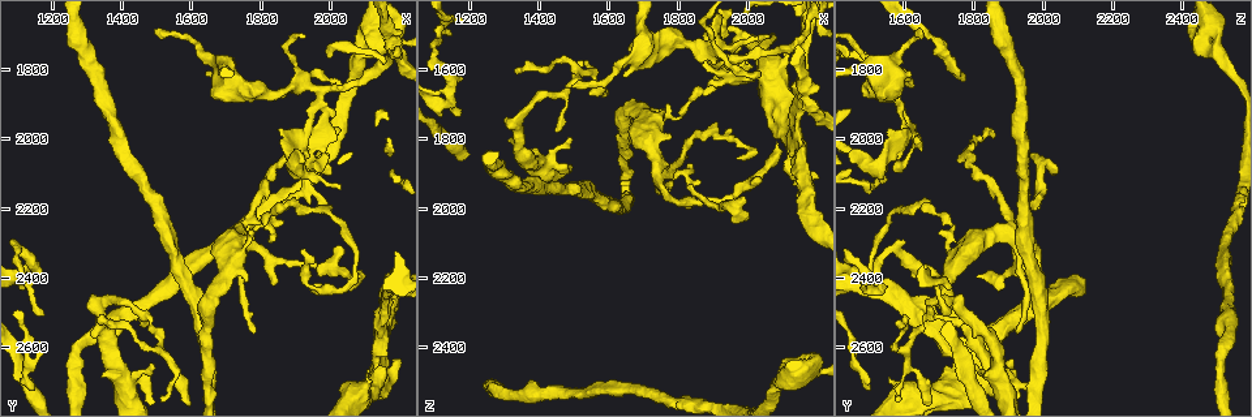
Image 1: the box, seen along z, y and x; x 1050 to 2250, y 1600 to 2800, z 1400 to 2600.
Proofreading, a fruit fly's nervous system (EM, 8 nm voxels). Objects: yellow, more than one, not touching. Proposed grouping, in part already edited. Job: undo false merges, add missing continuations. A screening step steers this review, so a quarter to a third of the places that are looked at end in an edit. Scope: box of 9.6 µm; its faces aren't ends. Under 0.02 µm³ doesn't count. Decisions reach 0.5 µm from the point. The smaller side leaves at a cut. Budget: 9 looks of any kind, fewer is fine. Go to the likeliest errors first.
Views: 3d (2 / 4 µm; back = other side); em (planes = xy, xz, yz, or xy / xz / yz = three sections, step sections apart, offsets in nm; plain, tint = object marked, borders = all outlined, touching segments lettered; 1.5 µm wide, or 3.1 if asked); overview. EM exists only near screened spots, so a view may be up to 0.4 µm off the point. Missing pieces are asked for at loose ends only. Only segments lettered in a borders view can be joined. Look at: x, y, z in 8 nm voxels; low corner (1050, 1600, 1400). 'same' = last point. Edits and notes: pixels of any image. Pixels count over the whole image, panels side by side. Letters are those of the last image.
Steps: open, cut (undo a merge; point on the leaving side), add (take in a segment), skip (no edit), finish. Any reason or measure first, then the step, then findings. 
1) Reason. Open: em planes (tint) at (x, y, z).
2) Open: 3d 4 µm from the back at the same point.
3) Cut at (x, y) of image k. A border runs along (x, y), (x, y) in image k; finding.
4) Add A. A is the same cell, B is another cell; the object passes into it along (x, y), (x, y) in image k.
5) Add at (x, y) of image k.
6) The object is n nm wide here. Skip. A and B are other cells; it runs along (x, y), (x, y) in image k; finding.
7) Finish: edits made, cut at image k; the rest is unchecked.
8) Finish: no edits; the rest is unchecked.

Sharp bend. Open: 3d 4 µm from the back at (1930, 1990, 1600).

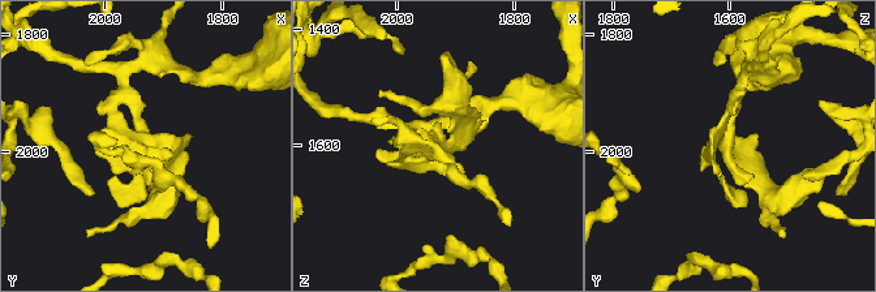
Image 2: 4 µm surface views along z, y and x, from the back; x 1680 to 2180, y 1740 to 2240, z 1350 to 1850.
Open: em planes (borders) at (1930, 1995, 1605).

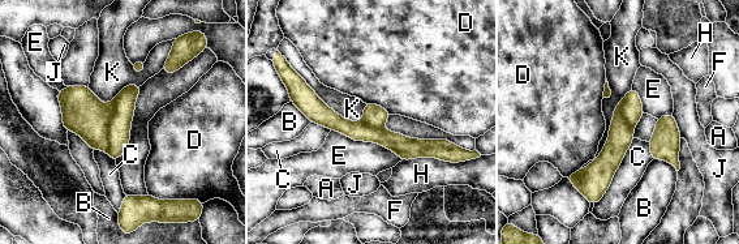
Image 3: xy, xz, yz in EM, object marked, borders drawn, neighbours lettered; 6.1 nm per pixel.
The object is 150 nm wide here. Skip. A, B, C, D, E, F, H, J and K are other cells; a border runs along (365, 102), (373, 102), (391, 114) in image 3; one neuron here.

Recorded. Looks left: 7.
An open end. Open: em planes (borders) at (2090, 2390, 1810).

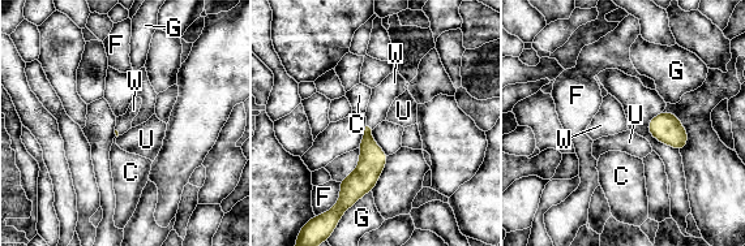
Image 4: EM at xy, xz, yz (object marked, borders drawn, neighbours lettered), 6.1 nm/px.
Add W. W is the same cell, C, F, G and U are other cells; the object passes into it along (372, 159), (368, 126), (382, 96) in image 4; it goes on there.

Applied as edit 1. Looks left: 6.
See it whole again. Open: overview.

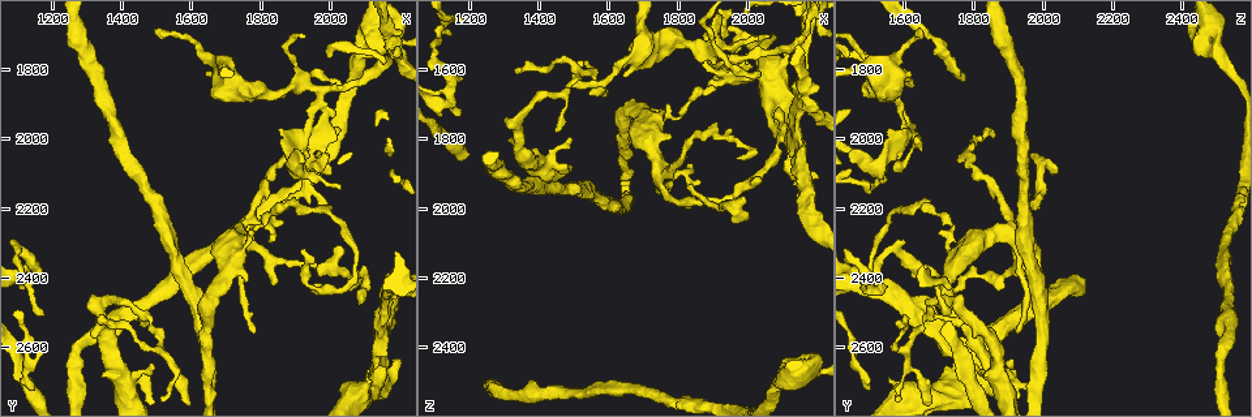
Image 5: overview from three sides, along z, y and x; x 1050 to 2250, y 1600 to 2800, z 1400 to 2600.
An open end. Open: em planes (tint) at (1450, 2520, 1780).

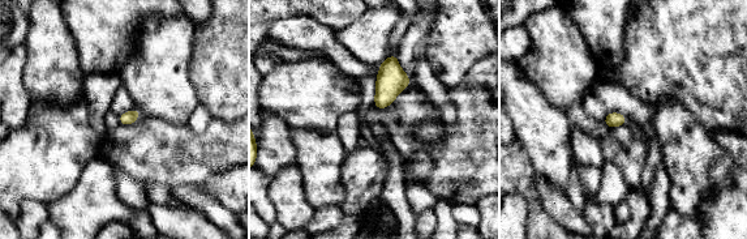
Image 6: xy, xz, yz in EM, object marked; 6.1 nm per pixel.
Open: em planes (borders) at the same point.

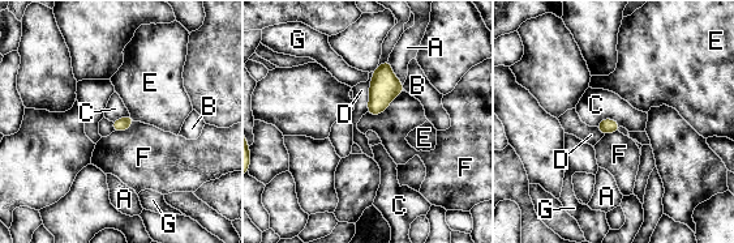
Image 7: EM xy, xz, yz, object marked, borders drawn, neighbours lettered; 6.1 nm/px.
The object is 80 nm wide here. Skip. A, B, C, D, E, F and G are other cells; a border runs along (595, 126), (604, 119), (622, 126) in image 7; none of them fits.

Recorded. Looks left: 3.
Finish: edits made, add at image 4; the rest is unchecked.

